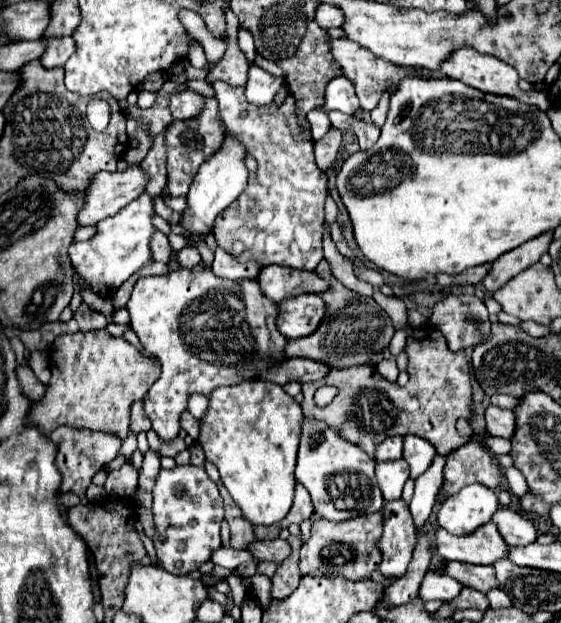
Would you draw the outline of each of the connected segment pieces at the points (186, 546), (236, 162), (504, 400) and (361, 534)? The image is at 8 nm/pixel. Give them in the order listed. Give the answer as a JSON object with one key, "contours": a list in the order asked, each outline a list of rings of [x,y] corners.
{"contours":[[[[189,464],[159,472],[153,486],[153,522],[157,560],[167,572],[187,576],[211,560],[211,554],[221,546],[219,528],[223,522],[223,498],[203,466]]],[[[229,134],[229,136],[225,136],[221,148],[209,160],[205,160],[201,164],[201,168],[191,184],[191,190],[187,194],[189,210],[183,214],[183,220],[181,220],[181,226],[187,228],[187,232],[191,236],[207,236],[211,232],[211,226],[213,226],[217,214],[221,210],[225,210],[245,190],[247,180],[249,180],[249,170],[245,166],[245,158],[247,158],[245,146]]],[[[495,394],[490,400],[492,405],[503,409],[514,409],[518,404],[518,399],[503,394]]],[[[367,514],[359,518],[351,518],[345,522],[331,522],[319,518],[311,526],[311,538],[301,546],[299,568],[301,574],[307,576],[345,576],[349,580],[369,578],[373,570],[381,564],[381,550],[377,542],[383,534],[383,514]]]]}

